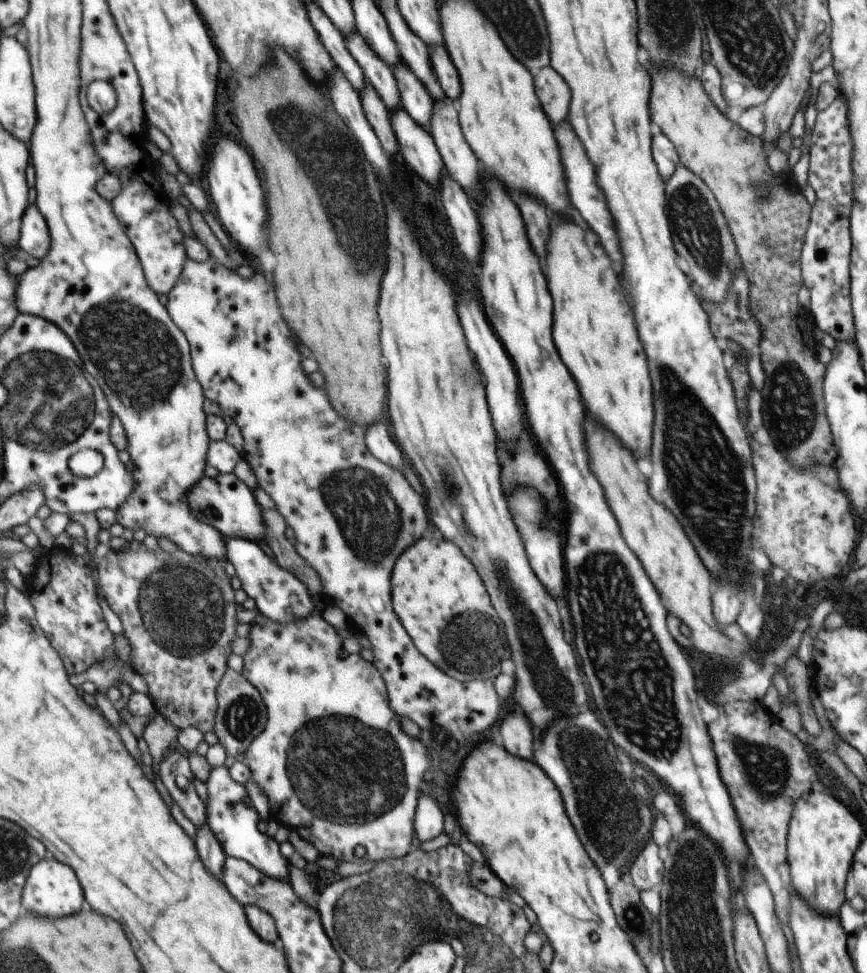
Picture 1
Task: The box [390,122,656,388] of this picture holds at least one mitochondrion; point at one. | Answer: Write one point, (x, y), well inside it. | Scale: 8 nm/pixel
(570, 146)

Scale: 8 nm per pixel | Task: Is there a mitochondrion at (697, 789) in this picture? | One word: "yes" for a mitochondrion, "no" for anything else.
no

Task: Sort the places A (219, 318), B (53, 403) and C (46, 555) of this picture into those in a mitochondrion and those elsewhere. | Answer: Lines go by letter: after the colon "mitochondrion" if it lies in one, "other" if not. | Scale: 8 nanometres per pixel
A: other
B: mitochondrion
C: other

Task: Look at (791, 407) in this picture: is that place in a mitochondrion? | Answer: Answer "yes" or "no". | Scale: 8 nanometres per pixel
yes

